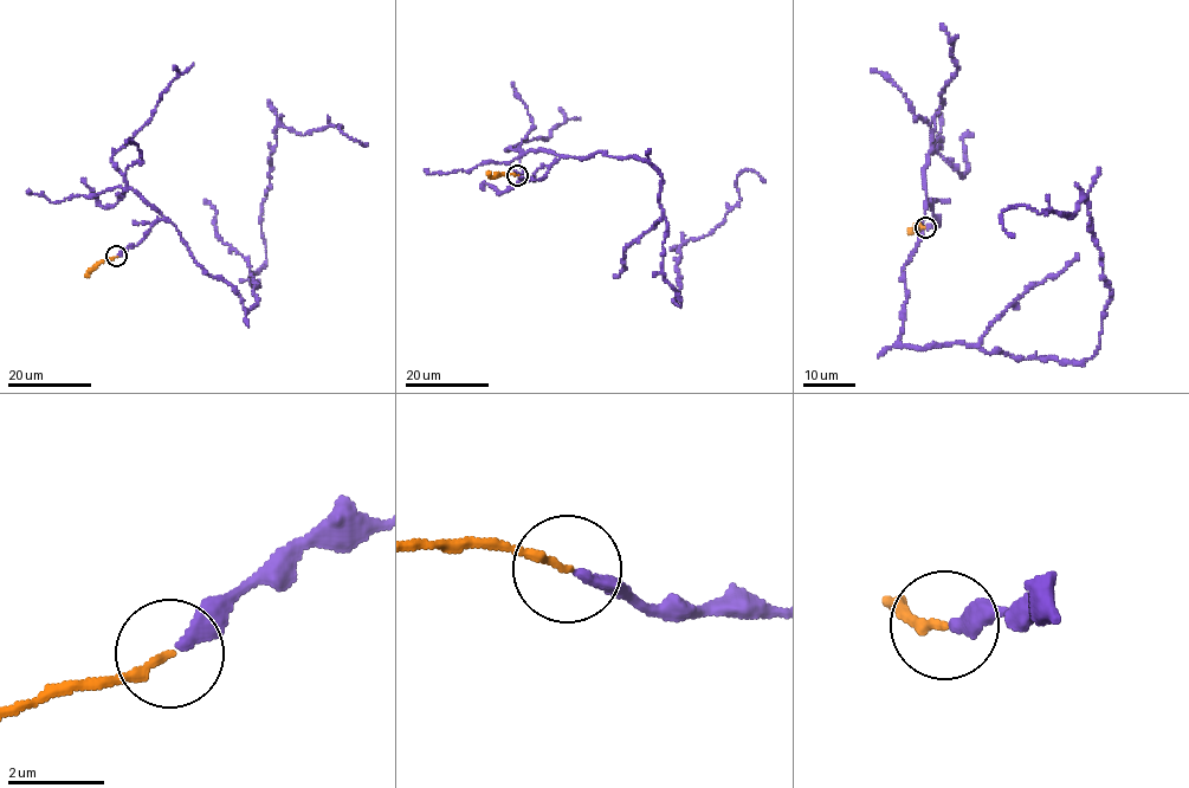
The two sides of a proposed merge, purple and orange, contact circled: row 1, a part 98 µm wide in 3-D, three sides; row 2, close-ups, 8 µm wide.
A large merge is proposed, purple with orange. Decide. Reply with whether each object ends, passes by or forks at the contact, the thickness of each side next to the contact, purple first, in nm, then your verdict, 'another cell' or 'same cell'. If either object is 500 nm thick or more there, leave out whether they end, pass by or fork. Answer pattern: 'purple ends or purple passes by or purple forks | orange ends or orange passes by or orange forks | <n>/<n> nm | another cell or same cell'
purple ends | orange ends | 280/170 nm | same cell

